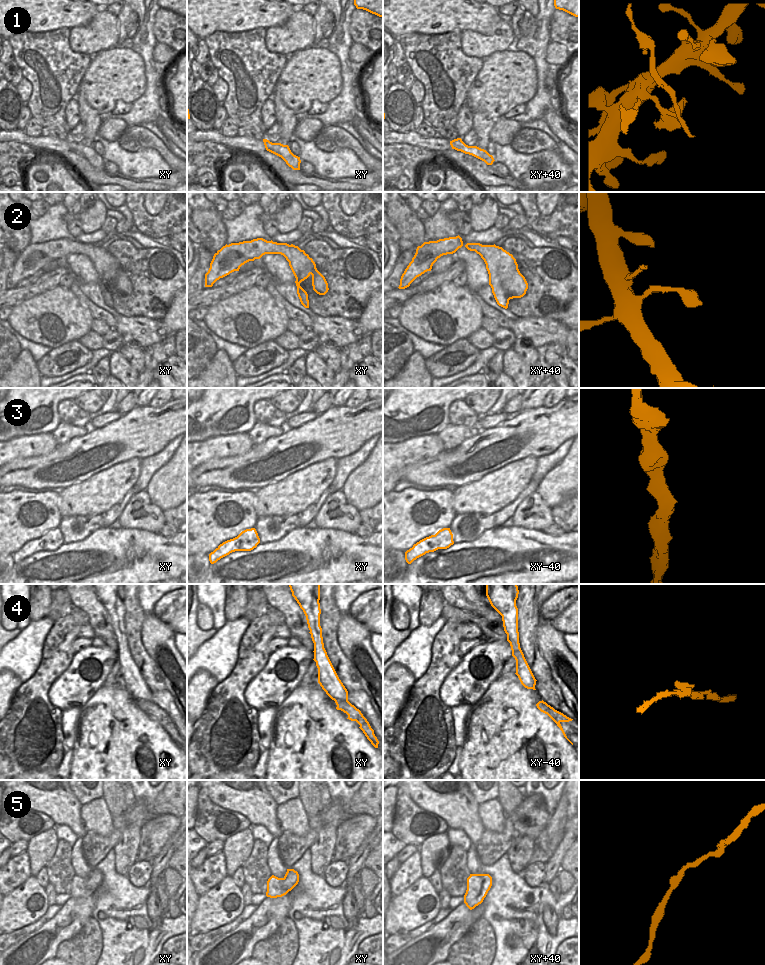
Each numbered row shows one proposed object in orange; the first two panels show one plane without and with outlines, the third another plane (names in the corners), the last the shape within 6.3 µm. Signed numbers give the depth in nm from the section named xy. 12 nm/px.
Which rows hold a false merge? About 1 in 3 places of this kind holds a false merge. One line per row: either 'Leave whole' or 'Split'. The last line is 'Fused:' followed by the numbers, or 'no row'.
1: Leave whole
2: Leave whole
3: Leave whole
4: Leave whole
5: Leave whole
Fused: no row

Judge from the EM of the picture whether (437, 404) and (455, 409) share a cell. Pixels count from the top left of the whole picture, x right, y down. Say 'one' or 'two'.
two

